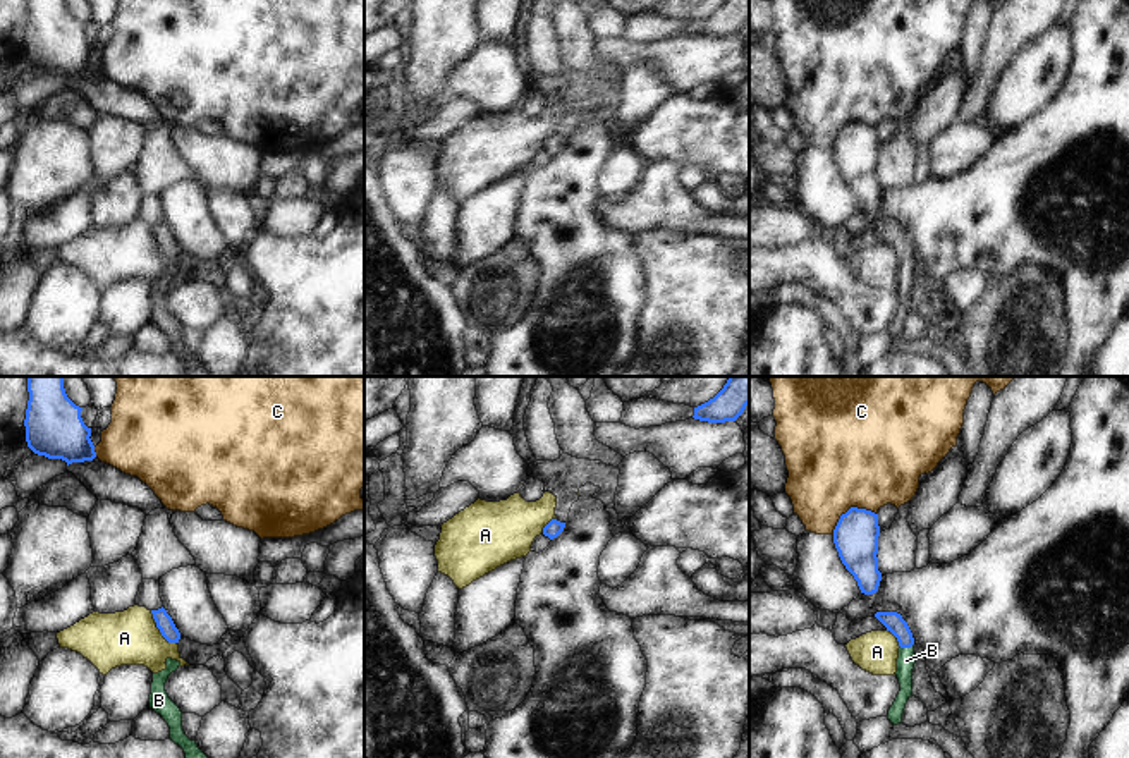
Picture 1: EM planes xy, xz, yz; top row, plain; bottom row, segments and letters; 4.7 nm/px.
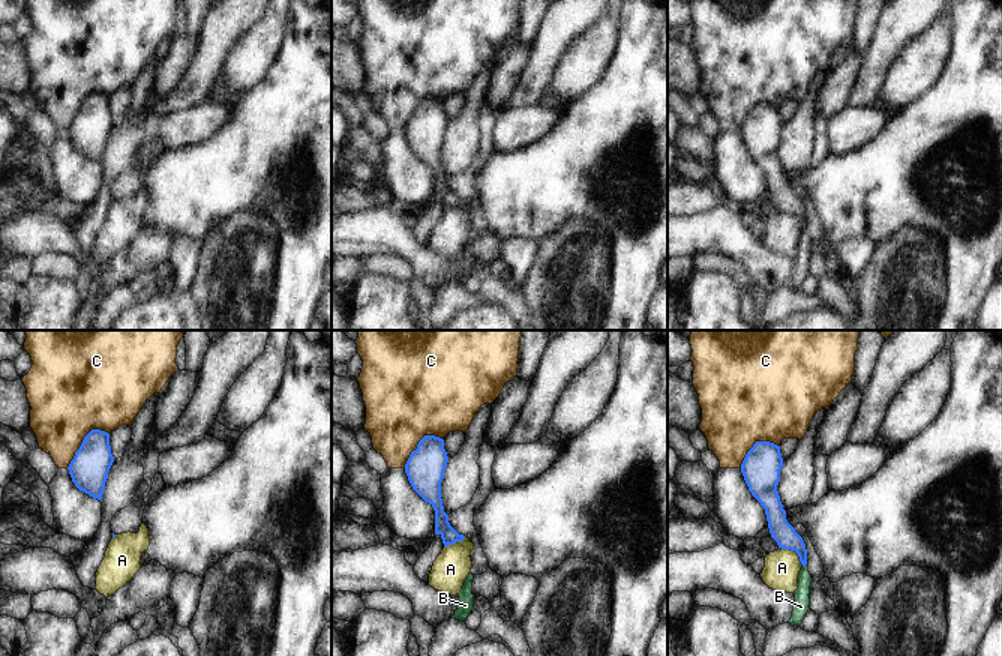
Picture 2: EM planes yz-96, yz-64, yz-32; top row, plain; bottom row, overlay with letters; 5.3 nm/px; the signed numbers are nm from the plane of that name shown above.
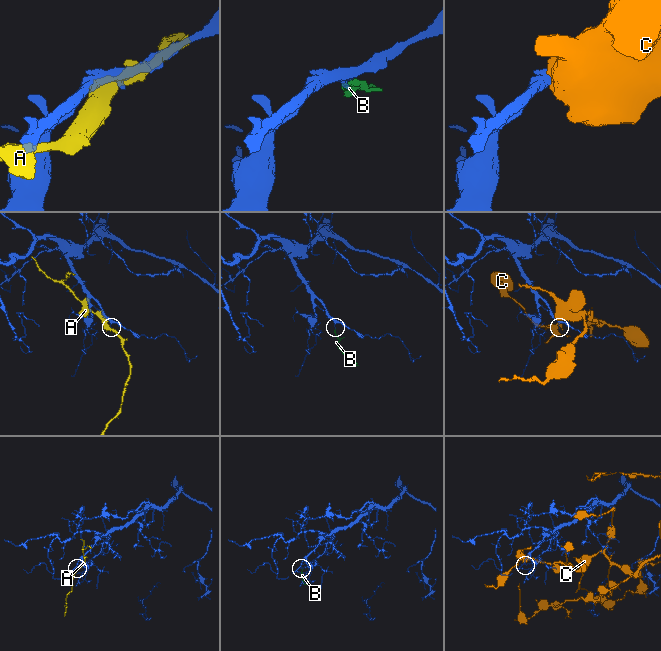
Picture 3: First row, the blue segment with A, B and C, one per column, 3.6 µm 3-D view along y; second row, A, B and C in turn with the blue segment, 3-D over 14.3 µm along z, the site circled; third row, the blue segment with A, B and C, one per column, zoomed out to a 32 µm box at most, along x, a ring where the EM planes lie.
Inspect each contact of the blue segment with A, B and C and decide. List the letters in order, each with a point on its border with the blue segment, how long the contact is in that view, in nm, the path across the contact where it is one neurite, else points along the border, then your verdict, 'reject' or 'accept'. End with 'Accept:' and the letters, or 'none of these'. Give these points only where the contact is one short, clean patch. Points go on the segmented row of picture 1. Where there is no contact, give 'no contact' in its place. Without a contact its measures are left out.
A: contact xy (158, 628); length 200 nm; border xy (150, 611), (158, 631), (176, 643); reject
B: contact yz (906, 647); length 70 nm; way yz (894, 623), (903, 633), (906, 647), (906, 660); accept
C: contact yz (851, 507); length 240 nm; reject
Accept: B

